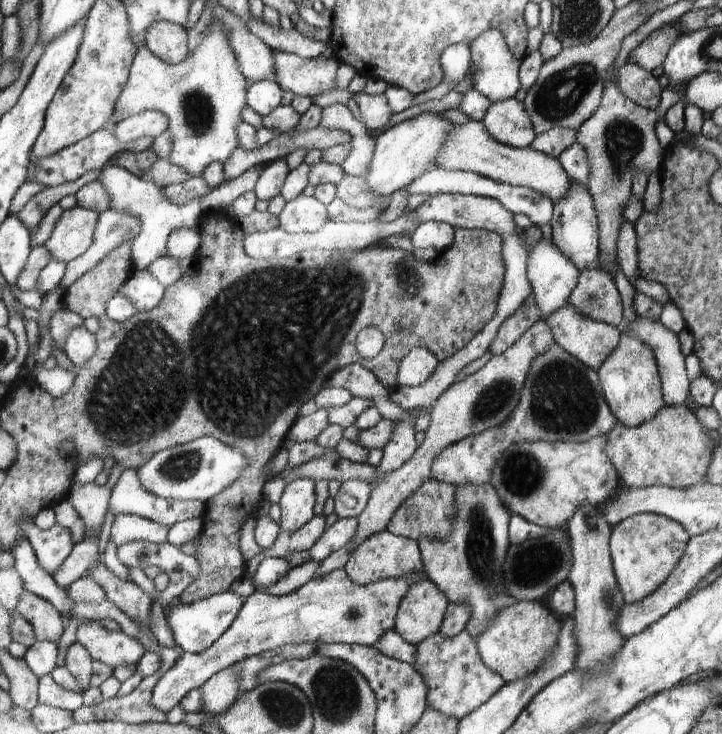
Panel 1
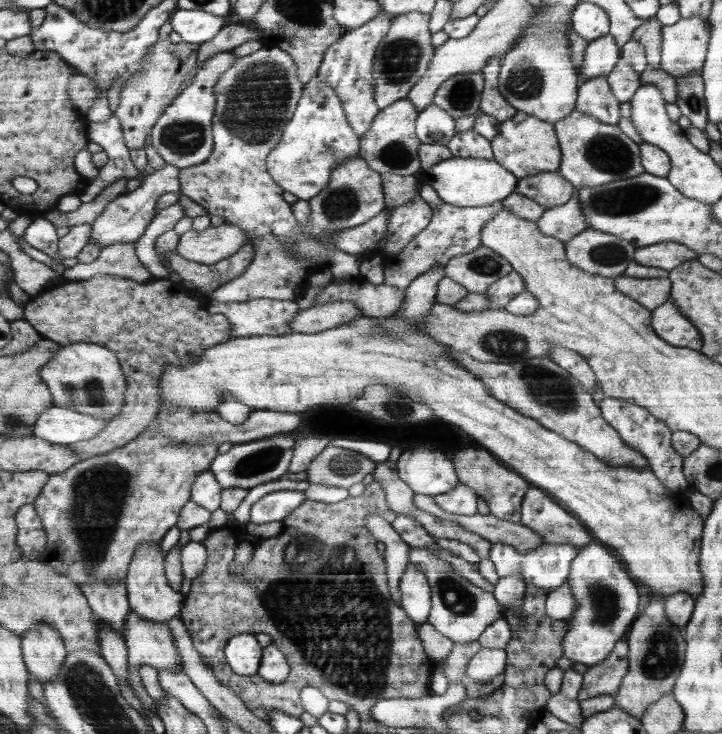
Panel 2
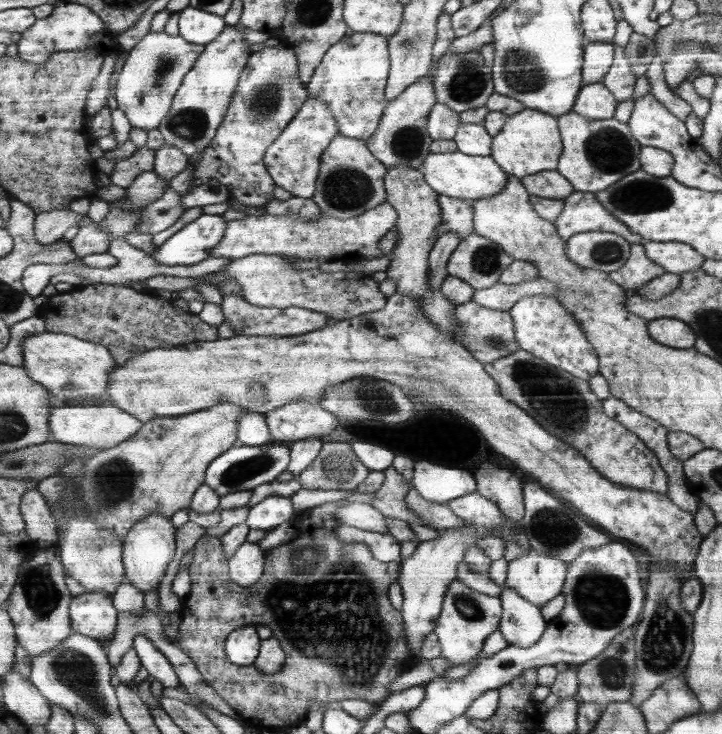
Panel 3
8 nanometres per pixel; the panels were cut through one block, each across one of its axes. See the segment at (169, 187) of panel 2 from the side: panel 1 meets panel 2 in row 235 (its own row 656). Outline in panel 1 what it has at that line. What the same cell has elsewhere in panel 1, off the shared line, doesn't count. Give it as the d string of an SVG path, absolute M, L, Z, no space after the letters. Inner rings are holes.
M82 619L79 622L77 641L83 644L95 660L118 668L120 664L140 664L148 652L142 640L130 636L124 629L110 631L101 621Z

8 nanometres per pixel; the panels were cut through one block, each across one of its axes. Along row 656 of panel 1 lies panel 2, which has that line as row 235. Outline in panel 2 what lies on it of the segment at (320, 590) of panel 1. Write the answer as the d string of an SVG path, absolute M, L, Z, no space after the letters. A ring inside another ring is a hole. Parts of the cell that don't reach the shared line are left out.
M224 223L203 231L188 230L180 235L175 252L182 259L199 264L218 264L237 252L244 242L254 243L254 240L255 236L244 232L238 224Z

